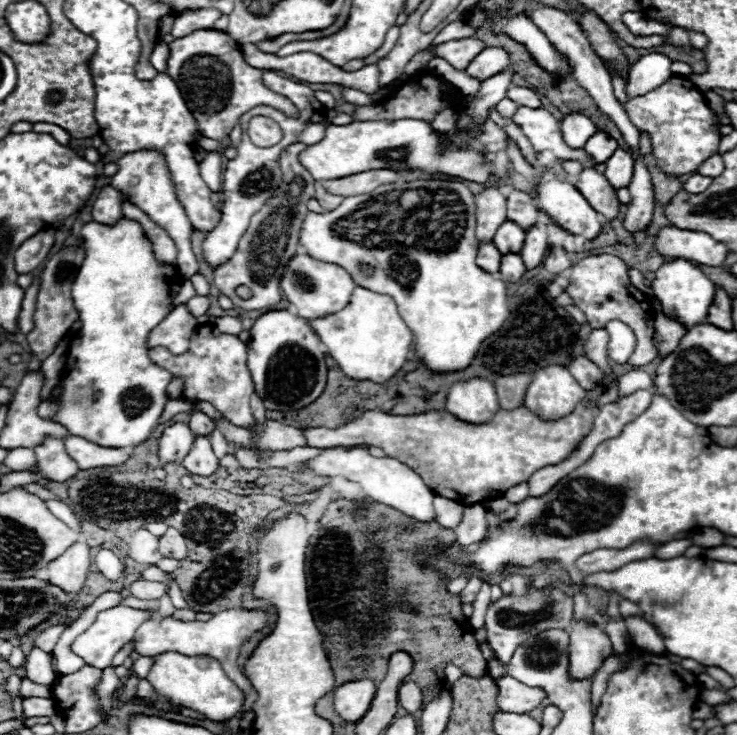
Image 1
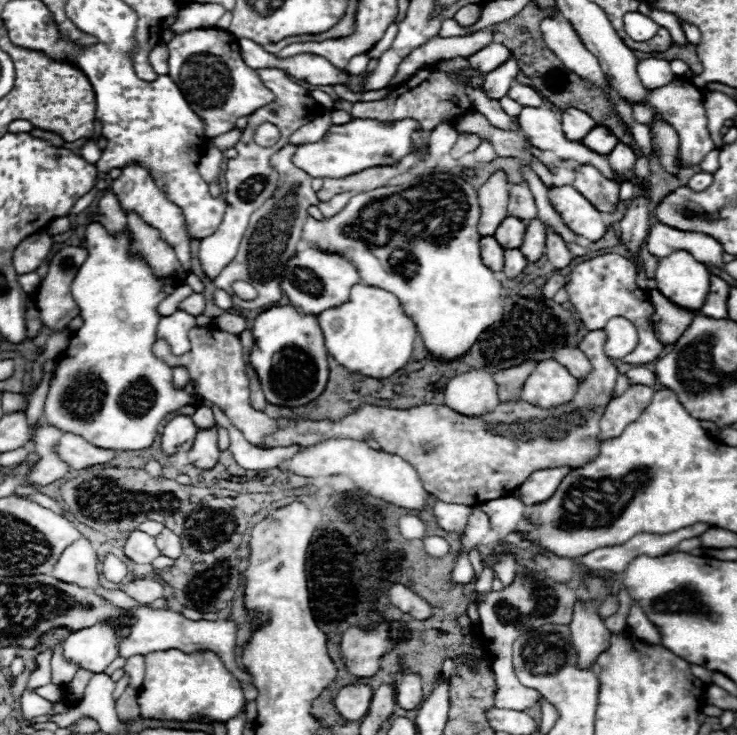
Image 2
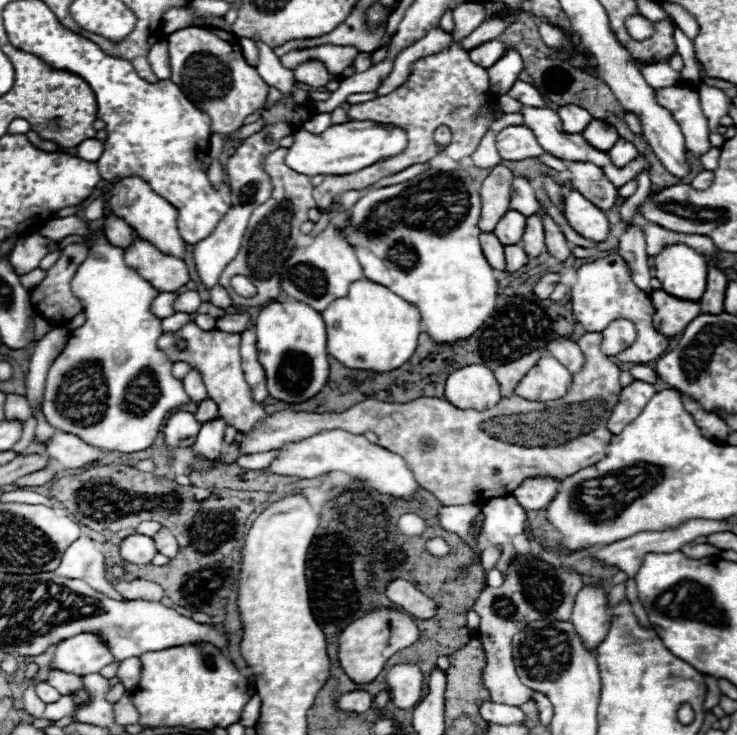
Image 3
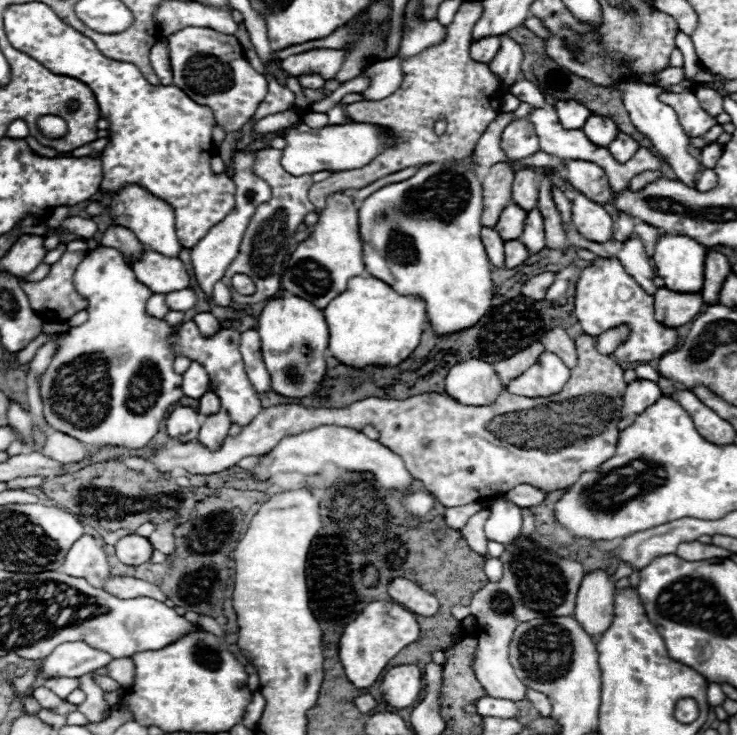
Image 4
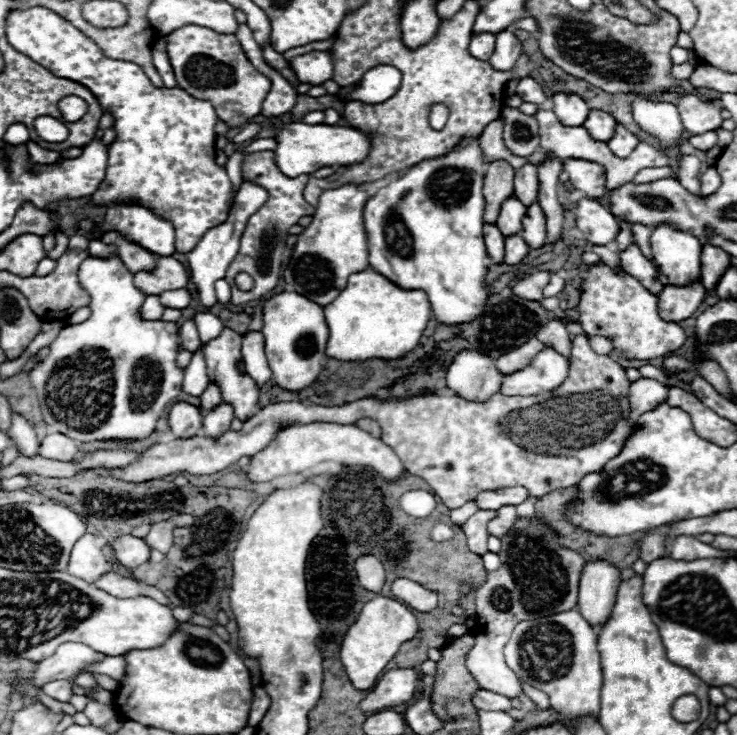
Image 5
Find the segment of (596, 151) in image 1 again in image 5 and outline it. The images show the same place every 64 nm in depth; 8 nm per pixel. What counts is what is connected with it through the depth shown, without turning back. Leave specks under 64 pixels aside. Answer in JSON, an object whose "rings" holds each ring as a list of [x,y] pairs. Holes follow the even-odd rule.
{"rings":[[[590,110],[584,128],[590,132],[590,136],[598,142],[608,142],[614,136],[614,128],[616,128],[616,120],[600,110]]]}

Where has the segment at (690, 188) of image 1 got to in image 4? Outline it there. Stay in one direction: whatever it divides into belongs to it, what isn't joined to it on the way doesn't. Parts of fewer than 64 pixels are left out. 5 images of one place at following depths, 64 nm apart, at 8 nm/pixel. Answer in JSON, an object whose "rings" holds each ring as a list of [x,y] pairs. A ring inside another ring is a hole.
{"rings":[[[704,170],[696,180],[696,190],[700,190],[700,192],[706,192],[714,186],[716,186],[716,172],[714,170]]]}

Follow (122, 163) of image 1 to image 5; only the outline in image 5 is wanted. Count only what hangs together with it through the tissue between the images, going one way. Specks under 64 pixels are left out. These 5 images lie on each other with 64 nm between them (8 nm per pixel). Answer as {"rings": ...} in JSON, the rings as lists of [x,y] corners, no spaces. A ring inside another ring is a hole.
{"rings":[[[112,204],[102,220],[102,226],[94,232],[100,238],[108,230],[122,232],[158,256],[172,256],[176,252],[172,222],[156,216],[150,208],[140,204]]]}

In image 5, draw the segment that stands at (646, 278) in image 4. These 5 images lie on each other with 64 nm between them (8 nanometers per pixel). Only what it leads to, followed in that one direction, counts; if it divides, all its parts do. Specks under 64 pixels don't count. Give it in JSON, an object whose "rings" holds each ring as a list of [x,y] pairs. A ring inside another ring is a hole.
{"rings":[[[630,244],[626,250],[622,250],[620,254],[620,262],[622,262],[622,268],[626,274],[634,276],[648,292],[654,292],[656,296],[662,292],[664,284],[658,282],[658,268],[654,262],[646,260],[640,252],[640,248],[636,244]]]}

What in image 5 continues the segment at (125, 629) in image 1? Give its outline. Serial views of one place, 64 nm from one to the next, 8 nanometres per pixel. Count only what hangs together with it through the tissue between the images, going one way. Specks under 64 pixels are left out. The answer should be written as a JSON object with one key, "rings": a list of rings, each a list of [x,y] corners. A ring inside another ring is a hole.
{"rings":[[[66,642],[50,658],[42,660],[32,674],[32,686],[44,686],[58,678],[76,678],[92,662],[104,660],[104,654],[94,652],[86,644]]]}

